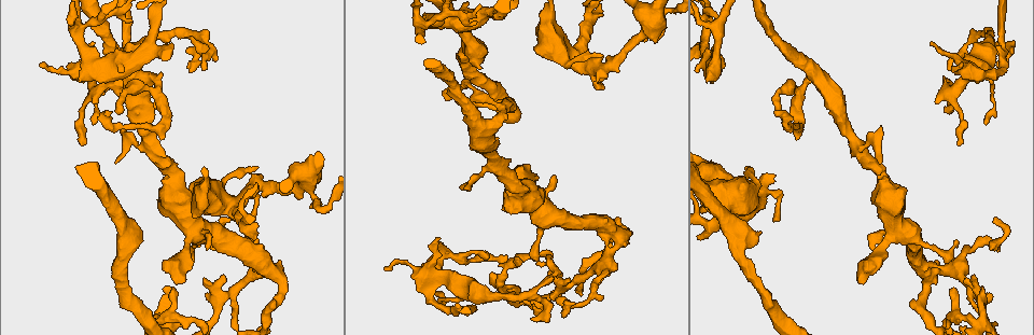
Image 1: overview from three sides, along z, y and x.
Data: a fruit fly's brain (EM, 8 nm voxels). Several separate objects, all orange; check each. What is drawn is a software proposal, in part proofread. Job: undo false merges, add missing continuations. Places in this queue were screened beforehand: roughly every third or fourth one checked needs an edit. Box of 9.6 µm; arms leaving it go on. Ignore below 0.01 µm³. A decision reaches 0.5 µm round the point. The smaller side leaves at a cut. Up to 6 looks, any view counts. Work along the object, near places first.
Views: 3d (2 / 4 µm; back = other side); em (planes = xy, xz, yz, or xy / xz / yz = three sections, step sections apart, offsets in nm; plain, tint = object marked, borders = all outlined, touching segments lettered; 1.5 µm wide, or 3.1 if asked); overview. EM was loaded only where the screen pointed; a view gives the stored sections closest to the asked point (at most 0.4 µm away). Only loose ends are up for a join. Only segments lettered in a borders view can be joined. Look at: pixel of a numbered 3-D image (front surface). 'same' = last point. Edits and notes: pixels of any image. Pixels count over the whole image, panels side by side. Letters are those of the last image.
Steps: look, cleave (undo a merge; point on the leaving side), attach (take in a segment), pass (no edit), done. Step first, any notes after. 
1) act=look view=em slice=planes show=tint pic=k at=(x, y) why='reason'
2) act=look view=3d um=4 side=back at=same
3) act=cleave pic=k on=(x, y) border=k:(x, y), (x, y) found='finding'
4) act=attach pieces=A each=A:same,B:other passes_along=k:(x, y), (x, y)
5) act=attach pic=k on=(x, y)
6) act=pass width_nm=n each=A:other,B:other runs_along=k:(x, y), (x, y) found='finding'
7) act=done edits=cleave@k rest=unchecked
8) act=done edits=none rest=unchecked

act=look view=3d um=2 pic=1 at=(963, 66) why='thin end'

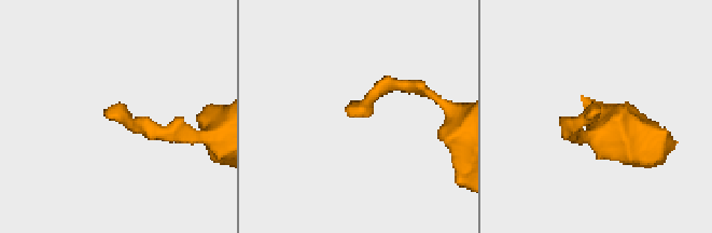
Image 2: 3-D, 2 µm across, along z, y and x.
act=look view=em slice=planes show=borders pic=2 at=(600, 112)

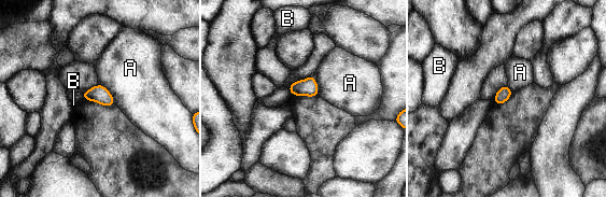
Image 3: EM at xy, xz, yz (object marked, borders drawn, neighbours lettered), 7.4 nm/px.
act=pass width_nm=100 each=A:other,B:other border=3:(98, 83), (106, 87), (114, 102) found='no lettered segment goes on from it'

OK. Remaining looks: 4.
act=look view=3d um=4 side=back pic=1 at=(515, 262) why='branch stops here'

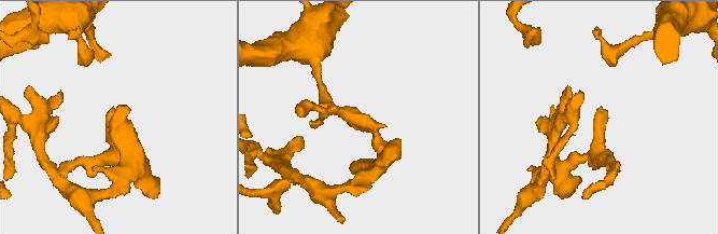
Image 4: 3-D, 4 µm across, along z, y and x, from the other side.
act=look view=em slice=planes show=borders pic=4 at=(113, 108)

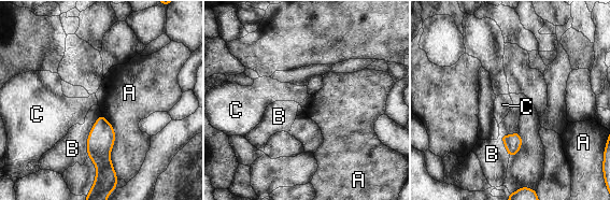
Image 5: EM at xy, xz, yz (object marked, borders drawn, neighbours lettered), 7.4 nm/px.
act=pass longest_contact=A:500nm each=A:other,B:other,C:other border=5:(101, 114), (87, 137), (87, 155) found='no lettered segment goes on from it'

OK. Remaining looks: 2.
act=done edits=none rest=unchecked

